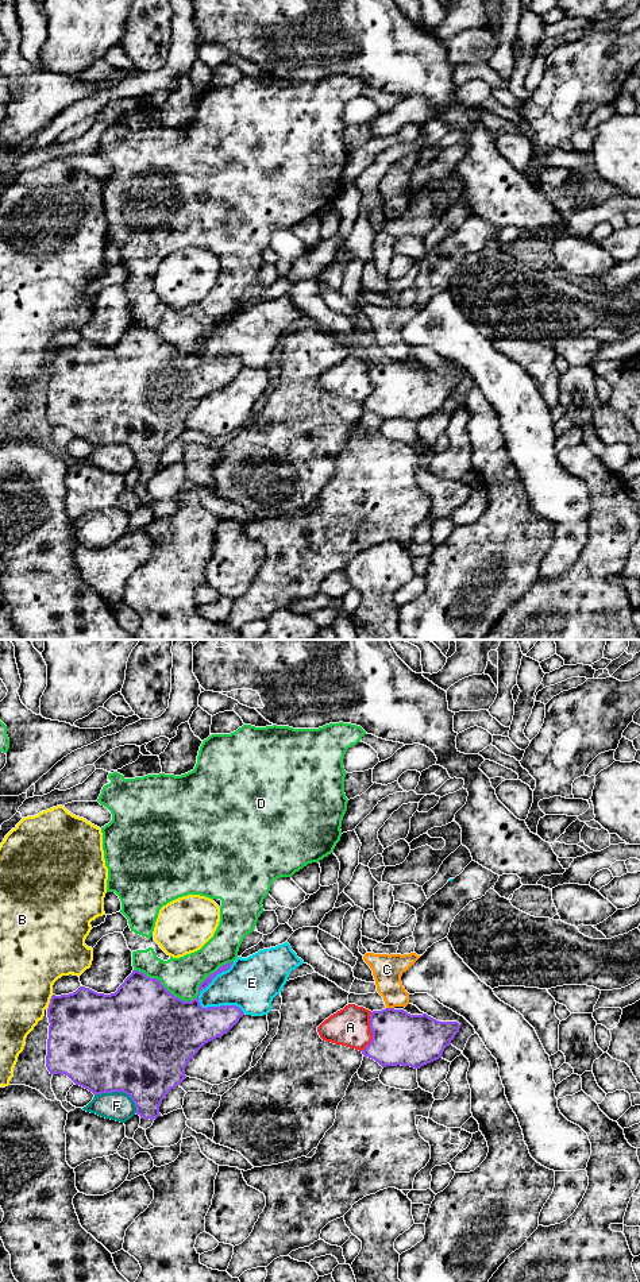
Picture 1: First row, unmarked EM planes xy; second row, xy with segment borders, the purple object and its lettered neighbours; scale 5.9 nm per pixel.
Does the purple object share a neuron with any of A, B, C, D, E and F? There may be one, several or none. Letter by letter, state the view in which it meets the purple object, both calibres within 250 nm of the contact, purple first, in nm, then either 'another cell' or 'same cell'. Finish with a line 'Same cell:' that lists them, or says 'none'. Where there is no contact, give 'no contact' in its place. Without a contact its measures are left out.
A: contact in xy; calibres 320 and 240 nm; another cell
B: contact in xy; calibres 420 and 360 nm; another cell
C: contact in xy; calibres 320 and 180 nm; another cell
D: contact in xy; calibres 480 and 220 nm; another cell
E: contact in xy; calibres 240 and 300 nm; another cell
F: contact in xy; calibres 500 and 170 nm; another cell
Same cell: none

